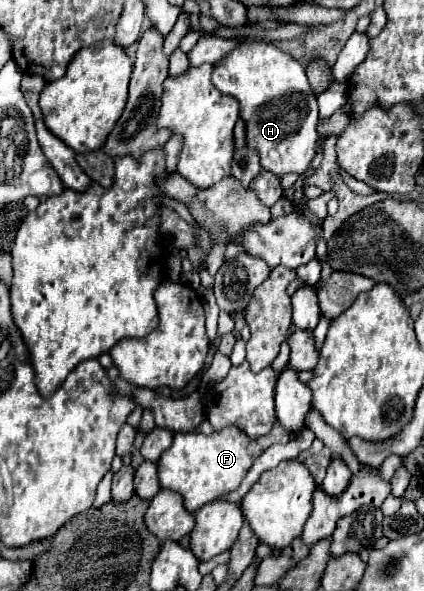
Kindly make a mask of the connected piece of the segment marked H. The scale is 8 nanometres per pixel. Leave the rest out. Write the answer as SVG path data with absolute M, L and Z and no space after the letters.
M240 43L214 65L212 83L220 93L230 95L240 103L240 117L246 121L246 147L254 149L260 155L260 165L264 171L272 171L282 177L286 173L302 175L308 169L312 157L316 155L316 125L320 117L316 93L312 91L306 73L296 59L282 53L272 43Z

